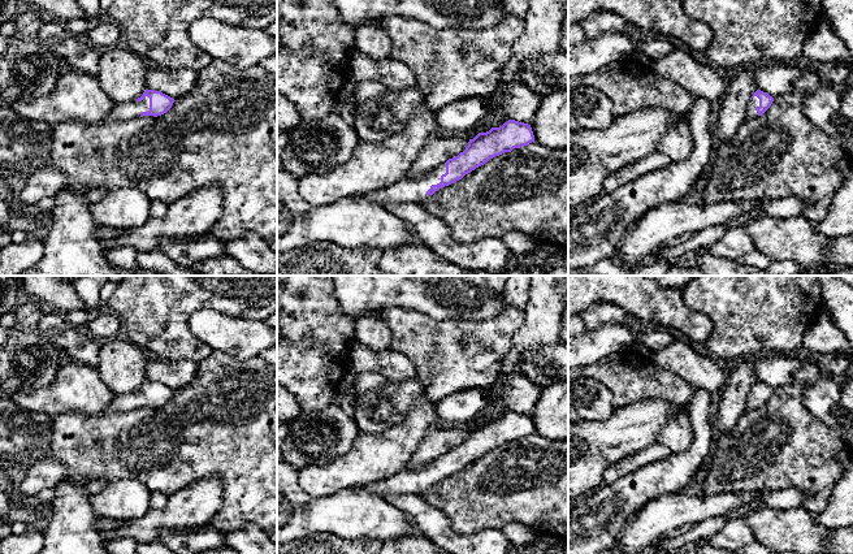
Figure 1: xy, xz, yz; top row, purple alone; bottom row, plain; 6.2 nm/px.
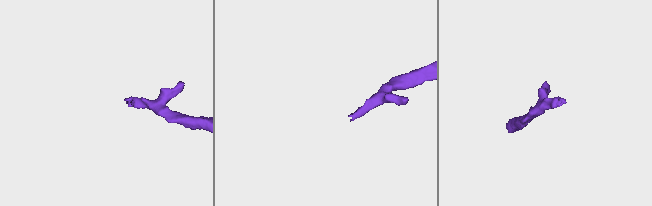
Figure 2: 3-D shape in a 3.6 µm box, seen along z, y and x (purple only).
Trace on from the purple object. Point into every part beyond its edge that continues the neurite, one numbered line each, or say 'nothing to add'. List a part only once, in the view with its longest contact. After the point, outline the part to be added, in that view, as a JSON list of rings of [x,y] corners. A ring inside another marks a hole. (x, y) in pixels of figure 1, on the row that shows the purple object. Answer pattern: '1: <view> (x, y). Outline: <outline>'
1: xz (410, 189). Outline: [[[441,164],[434,169],[421,176],[404,177],[397,183],[384,187],[381,190],[373,190],[358,199],[371,200],[380,205],[387,203],[420,203],[426,199],[426,191],[432,185],[441,182],[441,176],[446,173],[446,165]]]

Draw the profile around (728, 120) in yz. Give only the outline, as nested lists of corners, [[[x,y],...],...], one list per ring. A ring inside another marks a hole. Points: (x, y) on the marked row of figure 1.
[[[755,62],[736,70],[715,118],[715,135],[720,143],[729,142],[746,120],[745,111],[753,94],[758,90],[755,74],[761,64]]]

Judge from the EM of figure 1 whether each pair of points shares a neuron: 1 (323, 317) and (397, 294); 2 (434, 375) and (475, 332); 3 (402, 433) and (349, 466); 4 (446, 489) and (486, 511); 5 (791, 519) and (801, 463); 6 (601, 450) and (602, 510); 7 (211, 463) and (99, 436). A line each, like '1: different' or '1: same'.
1: different
2: same
3: same
4: same
5: different
6: different
7: same

